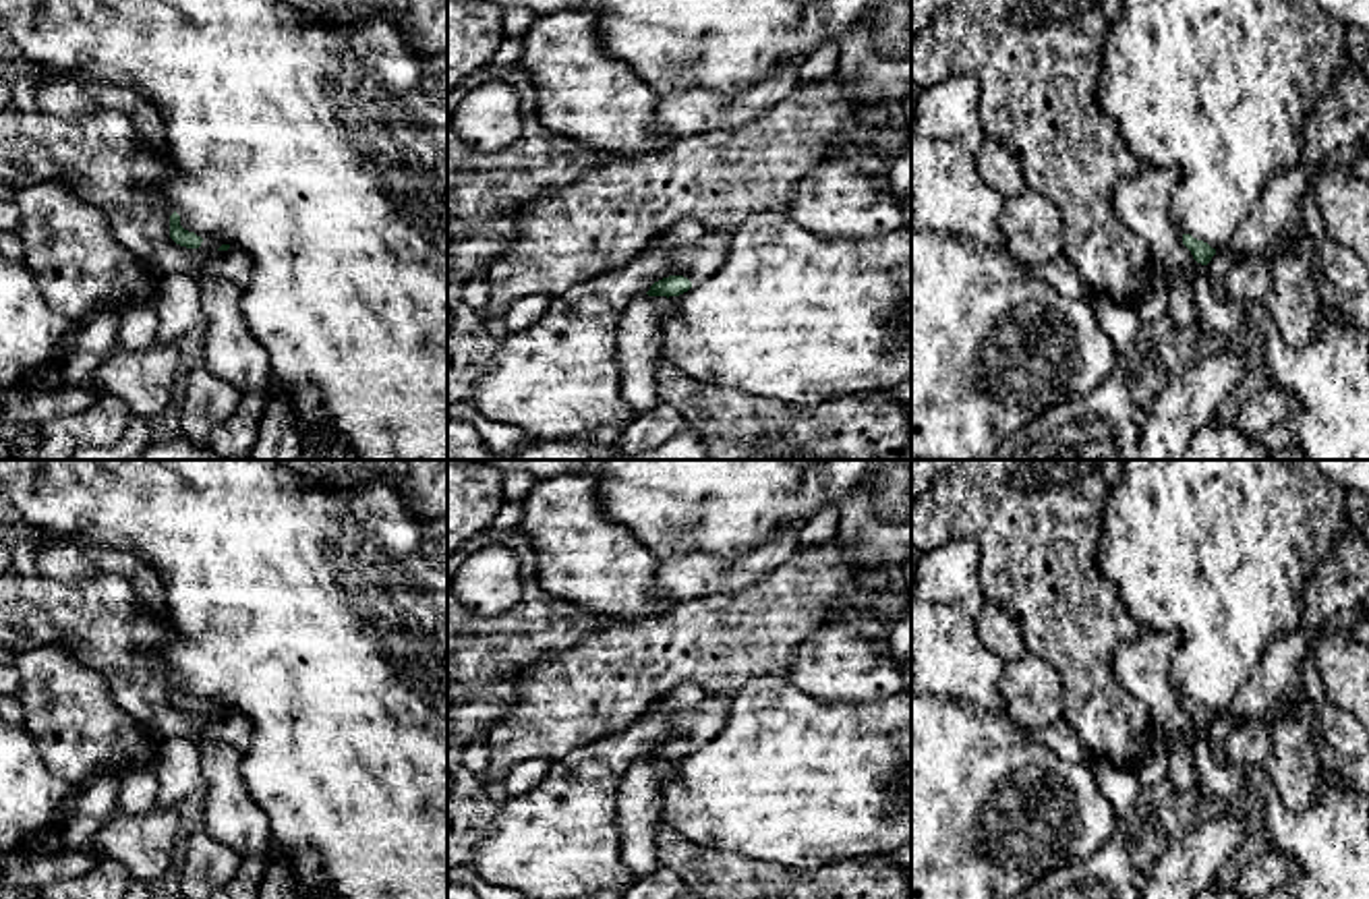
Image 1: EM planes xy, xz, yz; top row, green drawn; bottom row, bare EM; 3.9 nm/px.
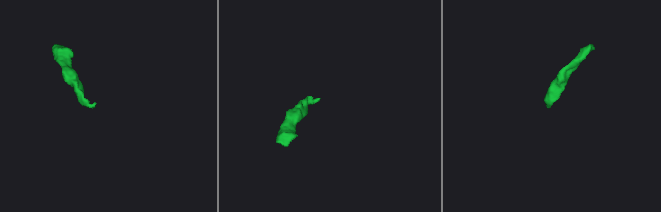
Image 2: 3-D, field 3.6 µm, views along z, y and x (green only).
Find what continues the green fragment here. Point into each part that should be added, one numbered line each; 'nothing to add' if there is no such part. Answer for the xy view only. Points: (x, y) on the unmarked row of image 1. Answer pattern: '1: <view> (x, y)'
1: xy (235, 728)

